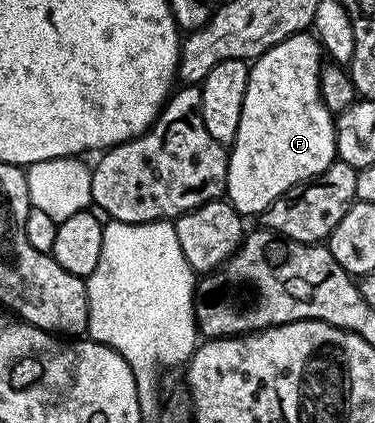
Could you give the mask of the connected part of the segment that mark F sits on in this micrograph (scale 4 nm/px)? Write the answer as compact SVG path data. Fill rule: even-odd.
M310 31L298 32L285 42L277 42L250 65L247 73L245 102L241 106L241 122L237 126L235 143L230 145L227 158L226 199L241 214L261 214L285 190L301 181L321 174L335 163L335 122L333 113L323 104L319 93L319 70L325 53Z

